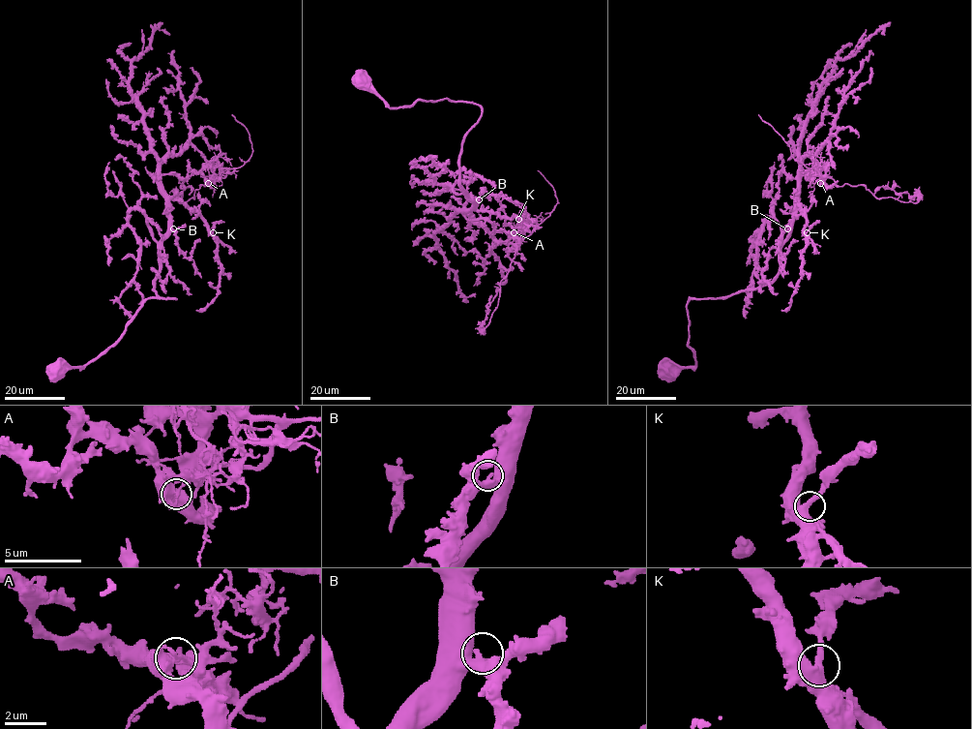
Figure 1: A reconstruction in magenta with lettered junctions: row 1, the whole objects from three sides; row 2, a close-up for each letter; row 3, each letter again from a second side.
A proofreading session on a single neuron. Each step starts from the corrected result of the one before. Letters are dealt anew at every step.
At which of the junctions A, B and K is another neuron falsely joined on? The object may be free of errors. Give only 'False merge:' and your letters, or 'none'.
False merge: A

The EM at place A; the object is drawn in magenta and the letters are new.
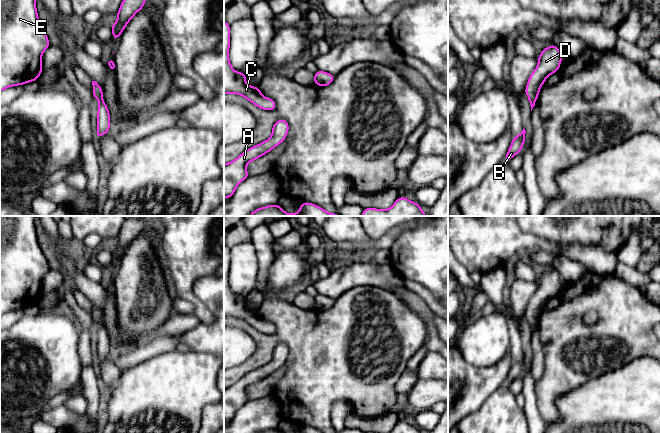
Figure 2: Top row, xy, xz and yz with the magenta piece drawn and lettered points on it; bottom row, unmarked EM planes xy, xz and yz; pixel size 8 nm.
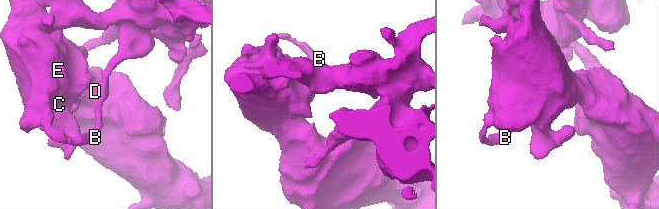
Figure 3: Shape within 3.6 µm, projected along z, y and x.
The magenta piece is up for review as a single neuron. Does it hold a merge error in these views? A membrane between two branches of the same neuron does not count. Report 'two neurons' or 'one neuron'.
two neurons

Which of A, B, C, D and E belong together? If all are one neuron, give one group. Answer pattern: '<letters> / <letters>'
A B C E / D

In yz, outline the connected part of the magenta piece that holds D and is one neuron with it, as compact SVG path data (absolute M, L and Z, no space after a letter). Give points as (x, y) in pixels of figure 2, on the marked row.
M552 44L551 46L544 48L537 58L538 65L533 70L527 81L529 97L531 97L531 94L534 91L540 91L545 80L551 74L558 71L558 69L561 67L560 64L563 56L558 47Z

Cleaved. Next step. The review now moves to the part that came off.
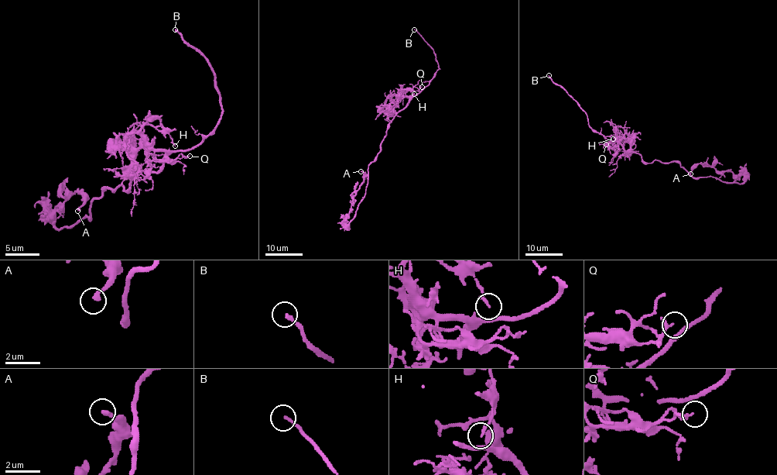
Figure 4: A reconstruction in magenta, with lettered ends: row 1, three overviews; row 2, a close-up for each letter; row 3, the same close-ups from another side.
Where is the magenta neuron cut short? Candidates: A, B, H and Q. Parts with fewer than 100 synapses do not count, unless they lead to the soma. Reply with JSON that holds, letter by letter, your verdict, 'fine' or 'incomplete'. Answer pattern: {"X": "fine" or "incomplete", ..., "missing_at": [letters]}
{"A": "fine", "B": "incomplete", "H": "fine", "Q": "fine", "missing_at": ["B"]}

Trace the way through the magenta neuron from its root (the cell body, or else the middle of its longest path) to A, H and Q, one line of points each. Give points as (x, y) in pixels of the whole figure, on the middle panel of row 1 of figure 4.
A: (382, 139), (377, 159), (368, 166), (364, 197), (347, 224), (350, 201), (364, 180), (361, 171)
H: (382, 139), (395, 115), (391, 111), (397, 103), (396, 95), (411, 97), (414, 94)
Q: (382, 139), (395, 115), (391, 111), (398, 102), (400, 92), (402, 89), (422, 87)

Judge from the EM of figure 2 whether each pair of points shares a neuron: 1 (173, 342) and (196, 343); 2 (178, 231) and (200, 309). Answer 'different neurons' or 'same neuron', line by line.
1: same neuron
2: same neuron

